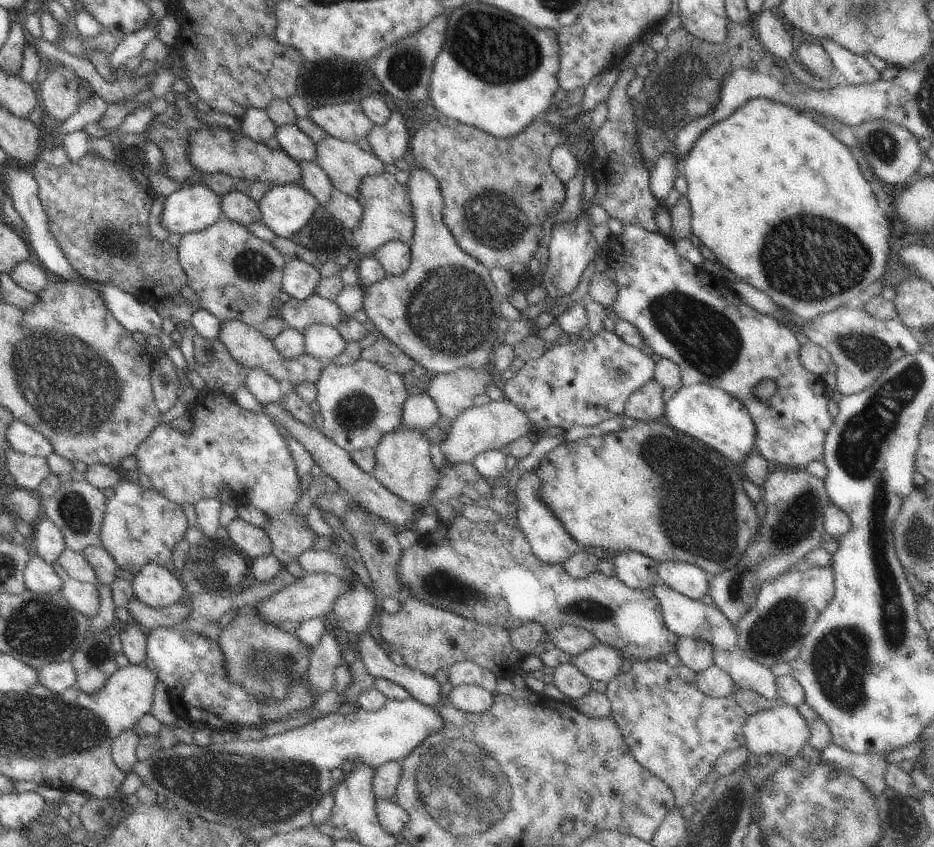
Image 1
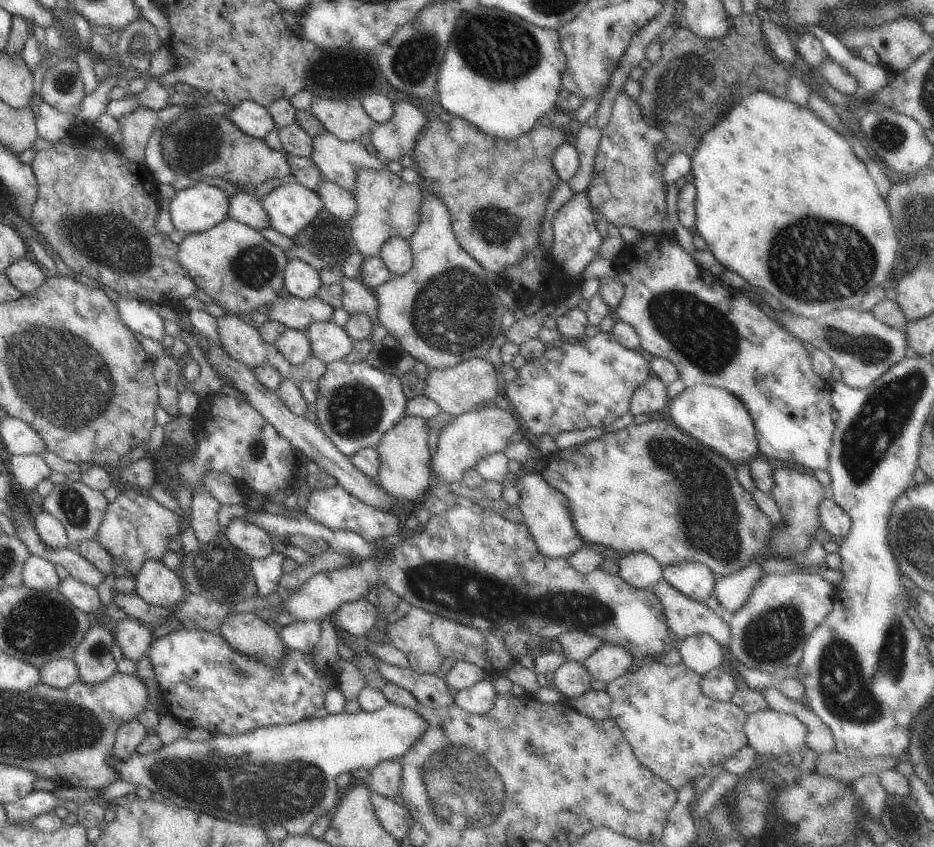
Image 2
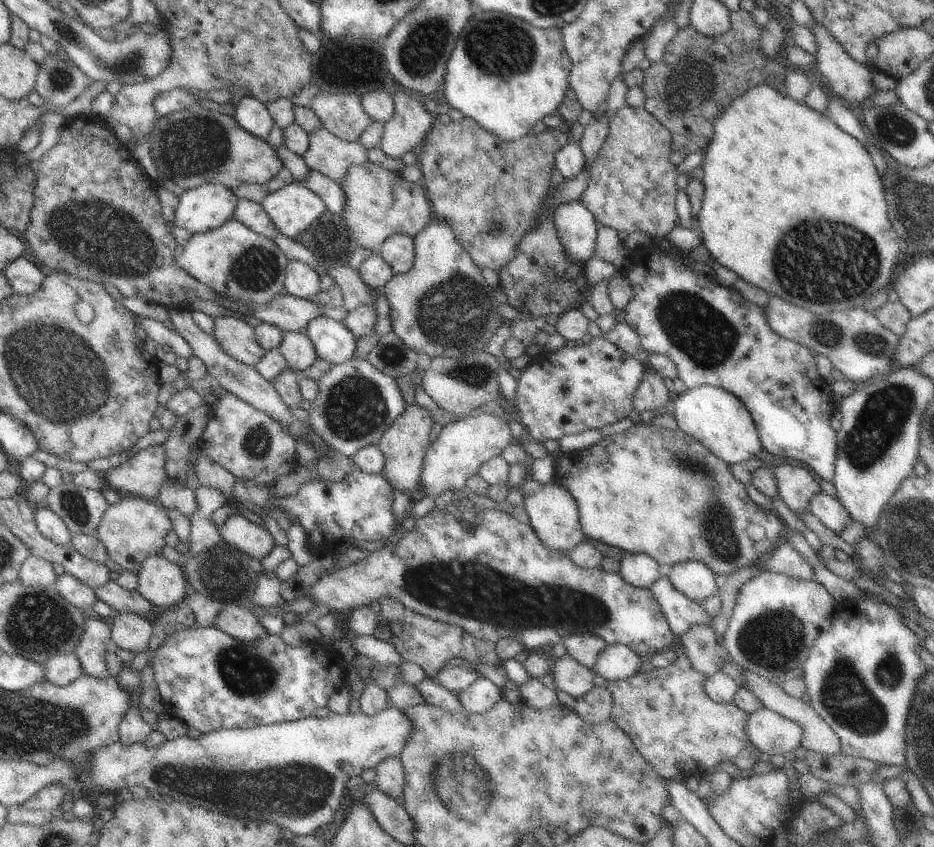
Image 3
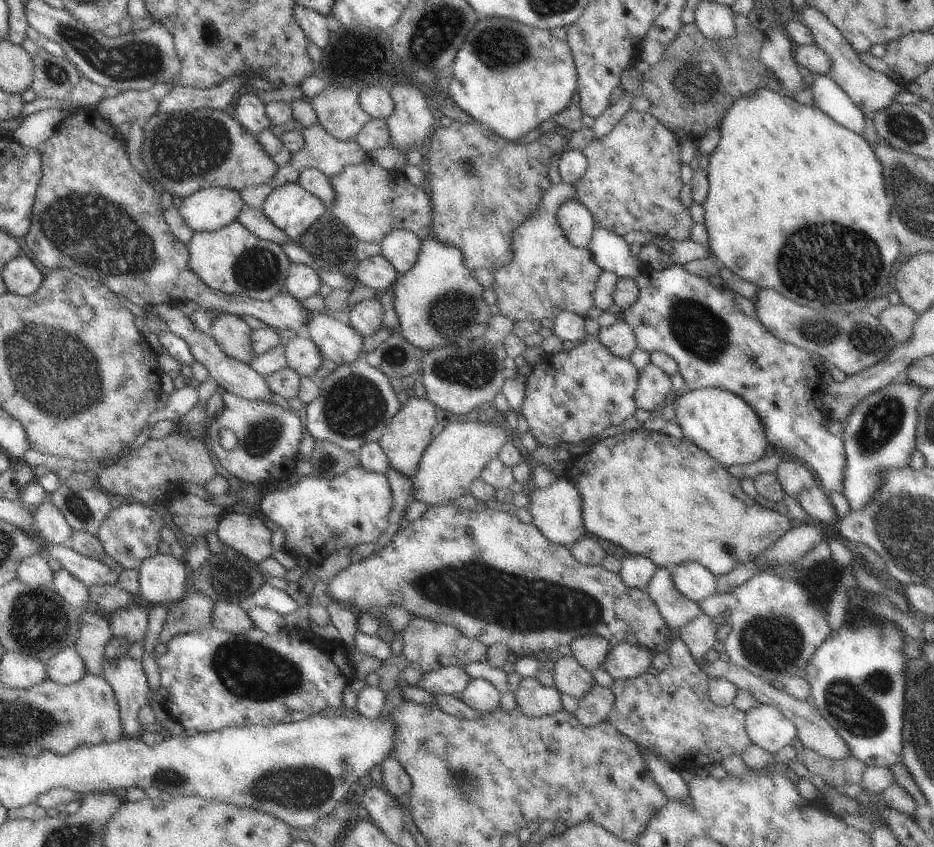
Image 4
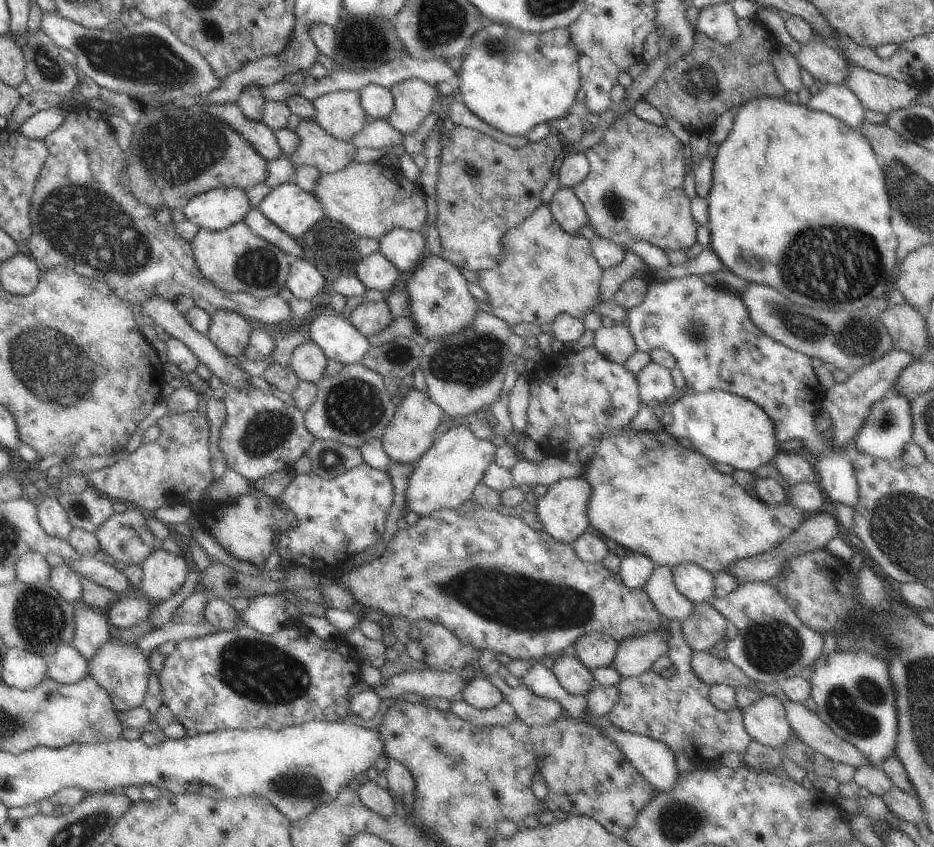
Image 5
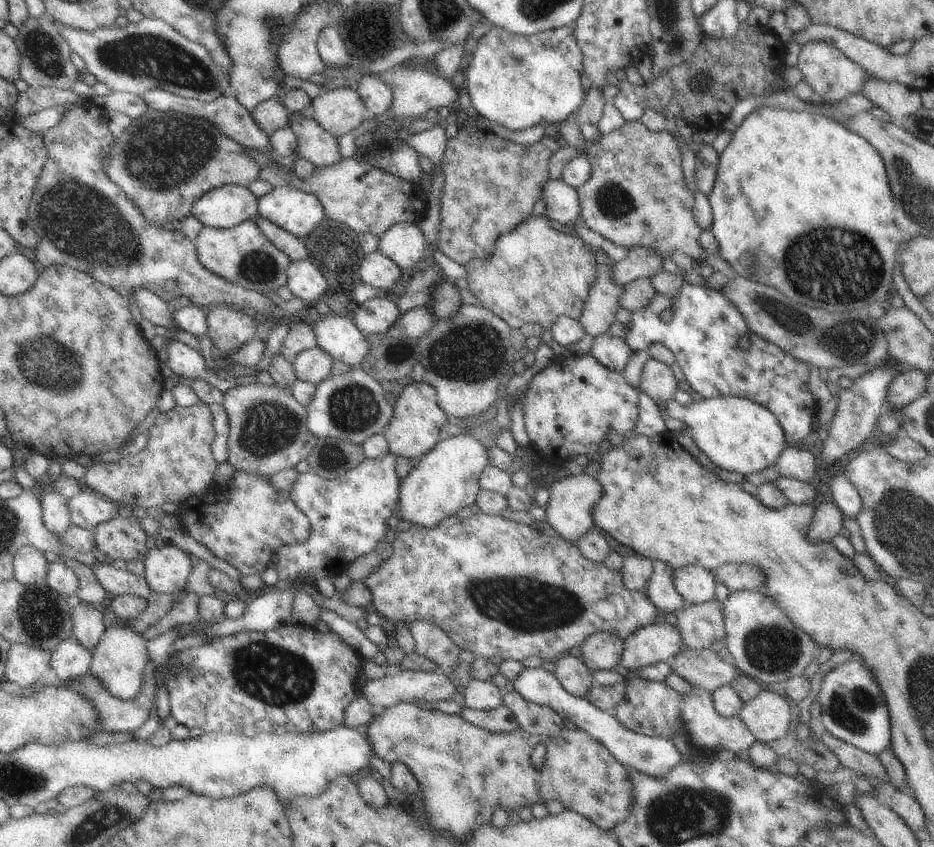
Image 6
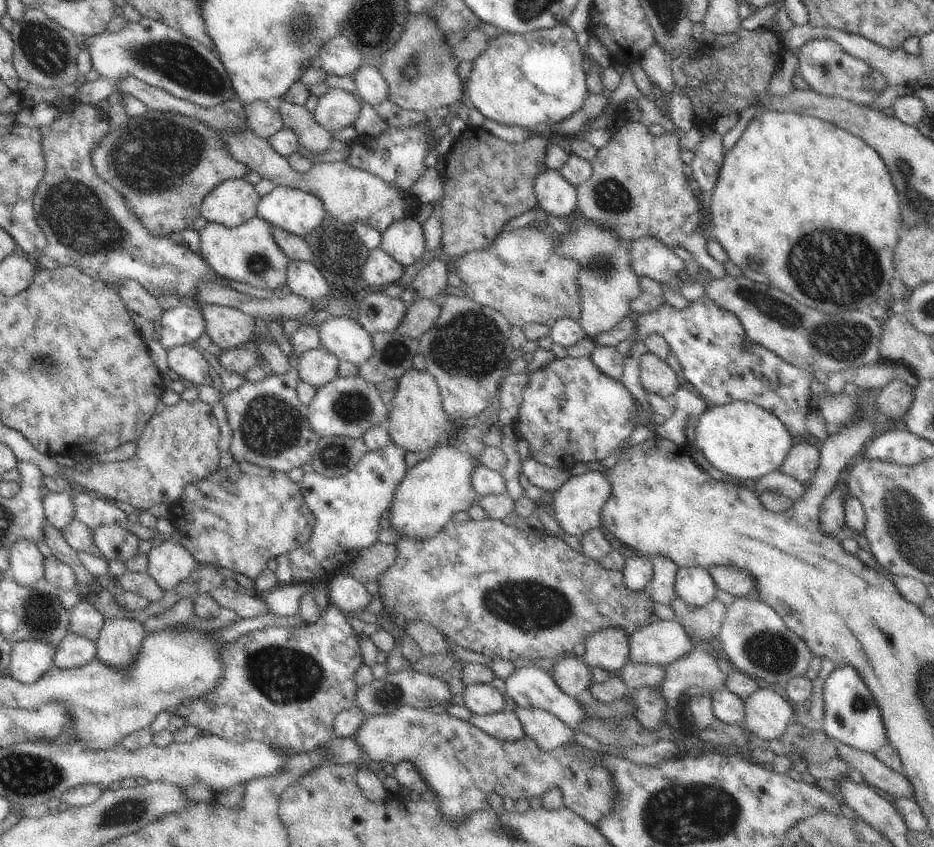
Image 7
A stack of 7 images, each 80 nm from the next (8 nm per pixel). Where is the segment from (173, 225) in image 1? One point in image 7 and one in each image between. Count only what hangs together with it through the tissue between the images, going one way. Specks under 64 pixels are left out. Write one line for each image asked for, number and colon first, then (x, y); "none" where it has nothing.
2: (201, 207)
3: (209, 206)
4: (210, 209)
5: (220, 208)
6: (225, 207)
7: (234, 202)

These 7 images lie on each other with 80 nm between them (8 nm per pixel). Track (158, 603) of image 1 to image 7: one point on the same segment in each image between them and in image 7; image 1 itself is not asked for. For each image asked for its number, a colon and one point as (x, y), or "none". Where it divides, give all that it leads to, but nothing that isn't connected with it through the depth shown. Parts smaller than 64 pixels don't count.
2: (156, 583)
3: (163, 583)
4: (162, 578)
5: (164, 573)
6: (166, 569)
7: (170, 564)

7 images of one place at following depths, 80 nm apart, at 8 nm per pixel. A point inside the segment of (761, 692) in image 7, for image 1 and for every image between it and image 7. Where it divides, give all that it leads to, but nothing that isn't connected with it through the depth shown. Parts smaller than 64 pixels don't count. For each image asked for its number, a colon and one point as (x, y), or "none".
1: (782, 729)
2: (771, 733)
3: (772, 733)
4: (766, 726)
5: (765, 720)
6: (767, 716)

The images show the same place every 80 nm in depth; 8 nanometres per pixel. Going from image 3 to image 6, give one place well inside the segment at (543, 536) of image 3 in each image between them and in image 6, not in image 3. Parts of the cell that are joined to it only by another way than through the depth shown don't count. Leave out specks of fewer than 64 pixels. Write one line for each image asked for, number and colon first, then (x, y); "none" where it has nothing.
4: (557, 509)
5: (561, 508)
6: (569, 502)

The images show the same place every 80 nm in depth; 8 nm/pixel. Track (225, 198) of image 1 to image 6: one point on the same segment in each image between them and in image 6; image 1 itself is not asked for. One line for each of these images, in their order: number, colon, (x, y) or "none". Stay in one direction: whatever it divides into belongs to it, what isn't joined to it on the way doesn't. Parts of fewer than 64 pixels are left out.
2: (245, 208)
3: (253, 215)
4: (253, 219)
5: (257, 222)
6: (292, 246)

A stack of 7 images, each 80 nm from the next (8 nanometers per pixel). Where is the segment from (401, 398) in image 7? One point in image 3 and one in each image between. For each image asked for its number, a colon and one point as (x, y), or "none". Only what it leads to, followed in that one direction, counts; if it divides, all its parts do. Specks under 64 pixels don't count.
3: (405, 442)
4: (405, 439)
5: (412, 431)
6: (414, 430)

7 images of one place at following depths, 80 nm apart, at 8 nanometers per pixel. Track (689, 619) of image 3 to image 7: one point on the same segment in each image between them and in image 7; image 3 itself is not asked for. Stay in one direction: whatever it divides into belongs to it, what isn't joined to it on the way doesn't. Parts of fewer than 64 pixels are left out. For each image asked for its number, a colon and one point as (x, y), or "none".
4: (677, 610)
5: (660, 588)
6: (660, 590)
7: (661, 589)

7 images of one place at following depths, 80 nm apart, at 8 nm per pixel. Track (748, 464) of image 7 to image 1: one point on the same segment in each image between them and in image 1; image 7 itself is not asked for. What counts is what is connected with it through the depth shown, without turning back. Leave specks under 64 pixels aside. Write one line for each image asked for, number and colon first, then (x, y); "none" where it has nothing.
1: (711, 415)
2: (712, 415)
3: (718, 419)
4: (720, 422)
5: (728, 429)
6: (736, 434)

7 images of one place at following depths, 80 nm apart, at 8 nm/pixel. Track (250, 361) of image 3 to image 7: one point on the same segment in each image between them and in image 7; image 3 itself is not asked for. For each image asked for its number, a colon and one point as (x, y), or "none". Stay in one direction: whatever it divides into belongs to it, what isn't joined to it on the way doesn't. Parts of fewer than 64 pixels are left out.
4: (232, 334)
5: (230, 332)
6: (229, 329)
7: (228, 327)

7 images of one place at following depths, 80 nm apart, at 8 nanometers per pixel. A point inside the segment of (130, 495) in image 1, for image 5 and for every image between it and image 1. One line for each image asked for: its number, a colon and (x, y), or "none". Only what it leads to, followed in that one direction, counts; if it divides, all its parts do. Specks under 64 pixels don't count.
2: (135, 528)
3: (132, 530)
4: (130, 534)
5: (126, 537)

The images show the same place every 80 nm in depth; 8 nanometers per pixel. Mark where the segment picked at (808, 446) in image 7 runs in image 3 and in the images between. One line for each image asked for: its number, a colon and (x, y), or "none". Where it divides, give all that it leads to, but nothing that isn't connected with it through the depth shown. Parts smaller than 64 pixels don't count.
3: (796, 486)
4: (793, 474)
5: (794, 469)
6: (796, 462)

